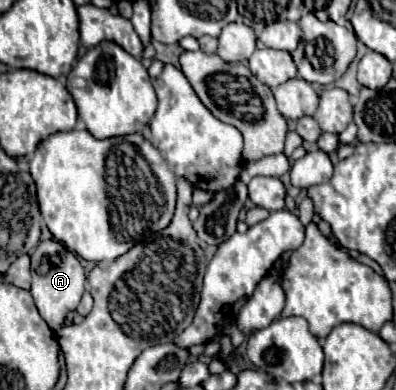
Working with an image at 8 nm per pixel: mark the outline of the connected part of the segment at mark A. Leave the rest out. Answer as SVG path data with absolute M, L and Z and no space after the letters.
M48 240L48 242L40 242L32 250L32 296L40 310L40 316L46 320L46 324L52 330L58 330L64 324L66 314L76 310L84 294L84 284L86 284L84 268L80 266L78 258L62 244Z

